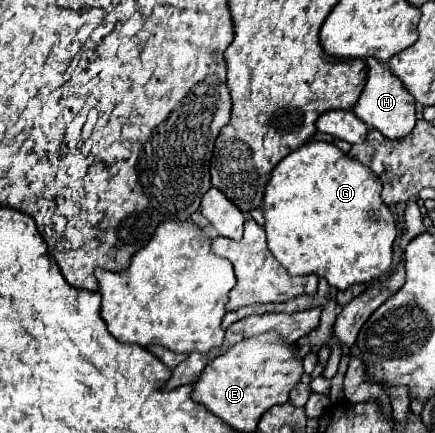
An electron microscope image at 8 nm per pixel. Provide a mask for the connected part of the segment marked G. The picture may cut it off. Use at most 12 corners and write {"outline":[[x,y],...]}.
{"outline":[[333,143],[281,159],[269,249],[347,289],[383,279],[381,179]]}

